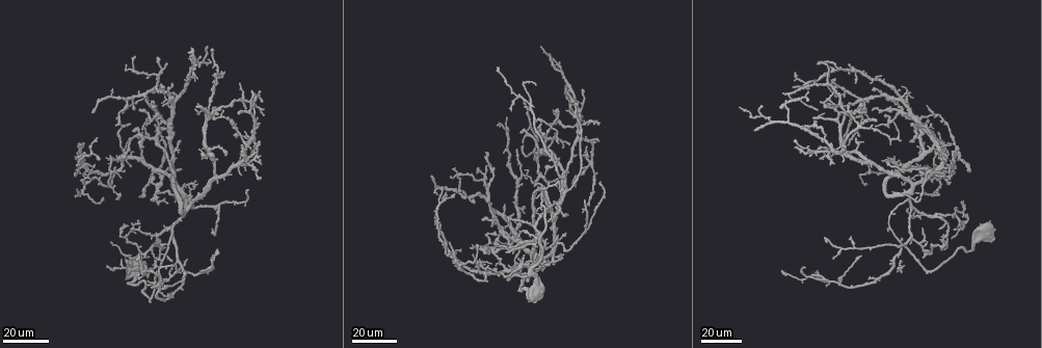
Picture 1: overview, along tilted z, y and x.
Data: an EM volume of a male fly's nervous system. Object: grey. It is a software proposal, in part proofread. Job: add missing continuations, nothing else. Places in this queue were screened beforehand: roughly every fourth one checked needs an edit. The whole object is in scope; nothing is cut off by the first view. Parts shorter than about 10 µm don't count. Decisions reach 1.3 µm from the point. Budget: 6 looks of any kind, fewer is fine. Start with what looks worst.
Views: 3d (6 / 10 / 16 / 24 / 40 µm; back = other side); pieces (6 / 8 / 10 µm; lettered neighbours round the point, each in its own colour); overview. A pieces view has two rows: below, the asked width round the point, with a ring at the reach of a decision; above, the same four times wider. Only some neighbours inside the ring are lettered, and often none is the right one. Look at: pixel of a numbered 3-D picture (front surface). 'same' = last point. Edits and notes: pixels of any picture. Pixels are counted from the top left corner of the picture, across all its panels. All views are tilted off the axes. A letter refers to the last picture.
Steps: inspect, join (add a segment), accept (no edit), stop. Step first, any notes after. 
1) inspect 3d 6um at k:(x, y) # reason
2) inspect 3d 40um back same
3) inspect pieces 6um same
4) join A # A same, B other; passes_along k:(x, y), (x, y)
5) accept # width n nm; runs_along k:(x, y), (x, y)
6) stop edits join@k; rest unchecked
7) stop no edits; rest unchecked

inspect 3d 40um at 1:(239, 115) # branch stops here

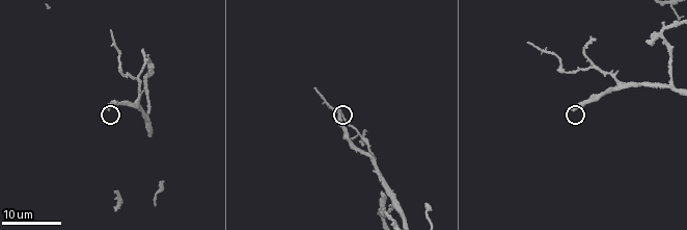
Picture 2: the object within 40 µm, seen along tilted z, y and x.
inspect pieces 8um at 2:(573, 107) # what lies round it

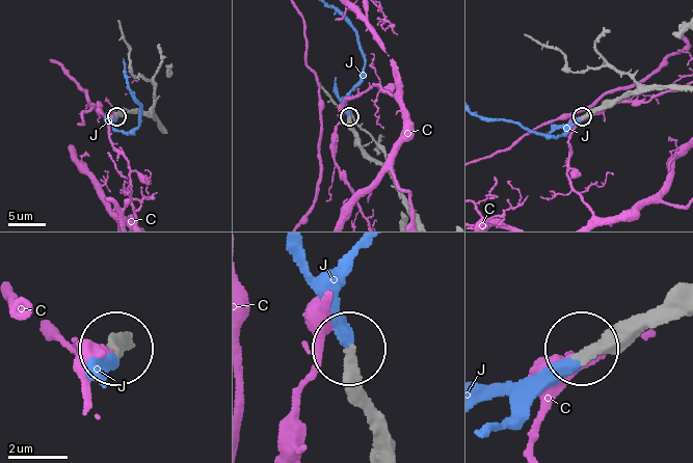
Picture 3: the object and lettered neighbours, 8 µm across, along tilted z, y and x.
join J # C other, J same; passes_along 3:(388, 436), (345, 339), (339, 297), (355, 253); the neuron continues

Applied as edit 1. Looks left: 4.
inspect overview

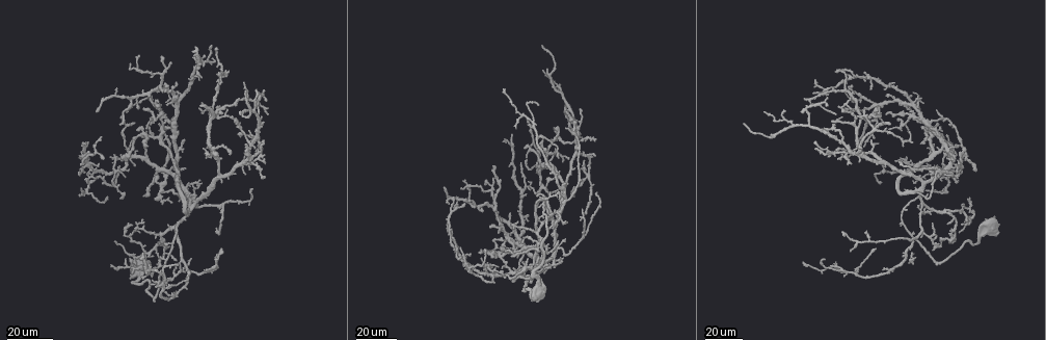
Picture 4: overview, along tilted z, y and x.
inspect 3d 24um at 4:(98, 112) # branch stops here

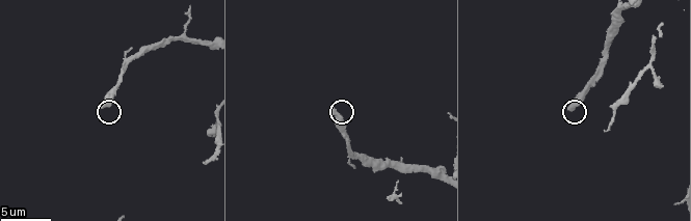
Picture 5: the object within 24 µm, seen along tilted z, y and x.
inspect pieces 8um at 5:(569, 109)

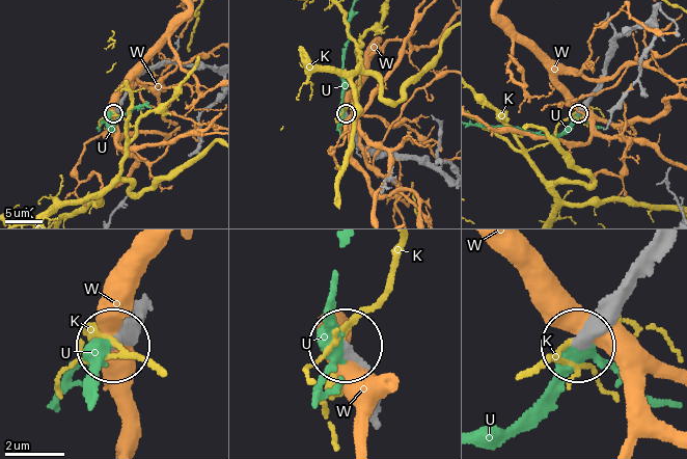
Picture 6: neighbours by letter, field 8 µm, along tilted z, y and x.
join U # K other, U same, W other; passes_along 6:(648, 255), (559, 376), (505, 426), (483, 433); the neuron continues

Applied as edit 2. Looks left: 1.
stop edits join@3, join@6; rest unchecked

